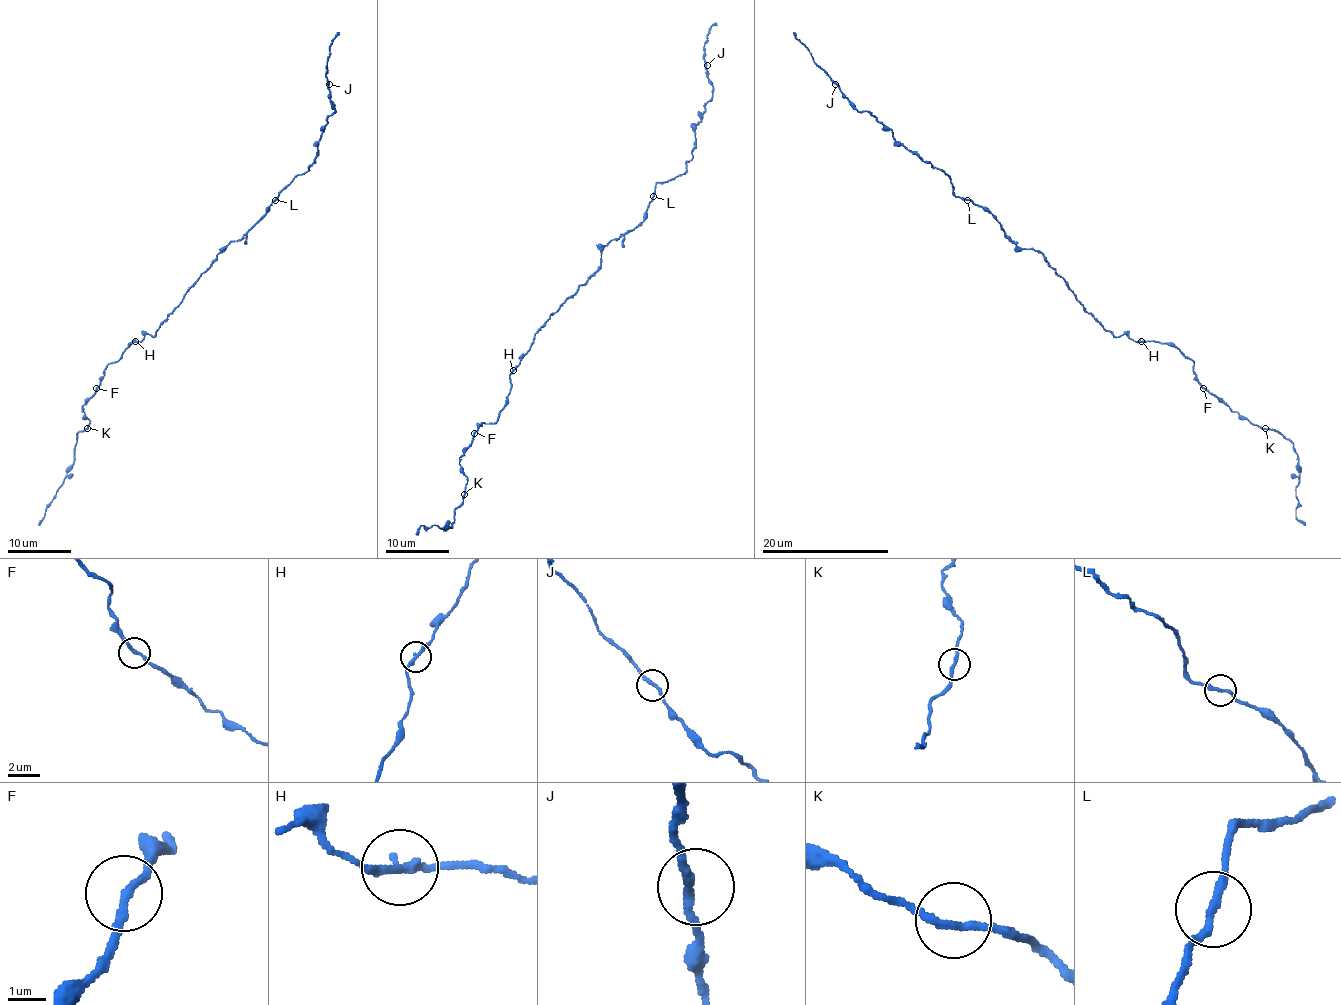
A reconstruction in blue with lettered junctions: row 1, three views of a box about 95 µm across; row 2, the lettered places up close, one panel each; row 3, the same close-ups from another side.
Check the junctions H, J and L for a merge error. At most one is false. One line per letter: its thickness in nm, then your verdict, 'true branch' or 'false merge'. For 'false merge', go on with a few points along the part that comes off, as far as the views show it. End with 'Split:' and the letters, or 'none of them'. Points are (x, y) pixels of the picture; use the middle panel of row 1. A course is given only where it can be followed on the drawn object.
H: calibre 200 nm; true branch
J: calibre 200 nm; true branch
L: calibre 200 nm; true branch
Split: none of them

